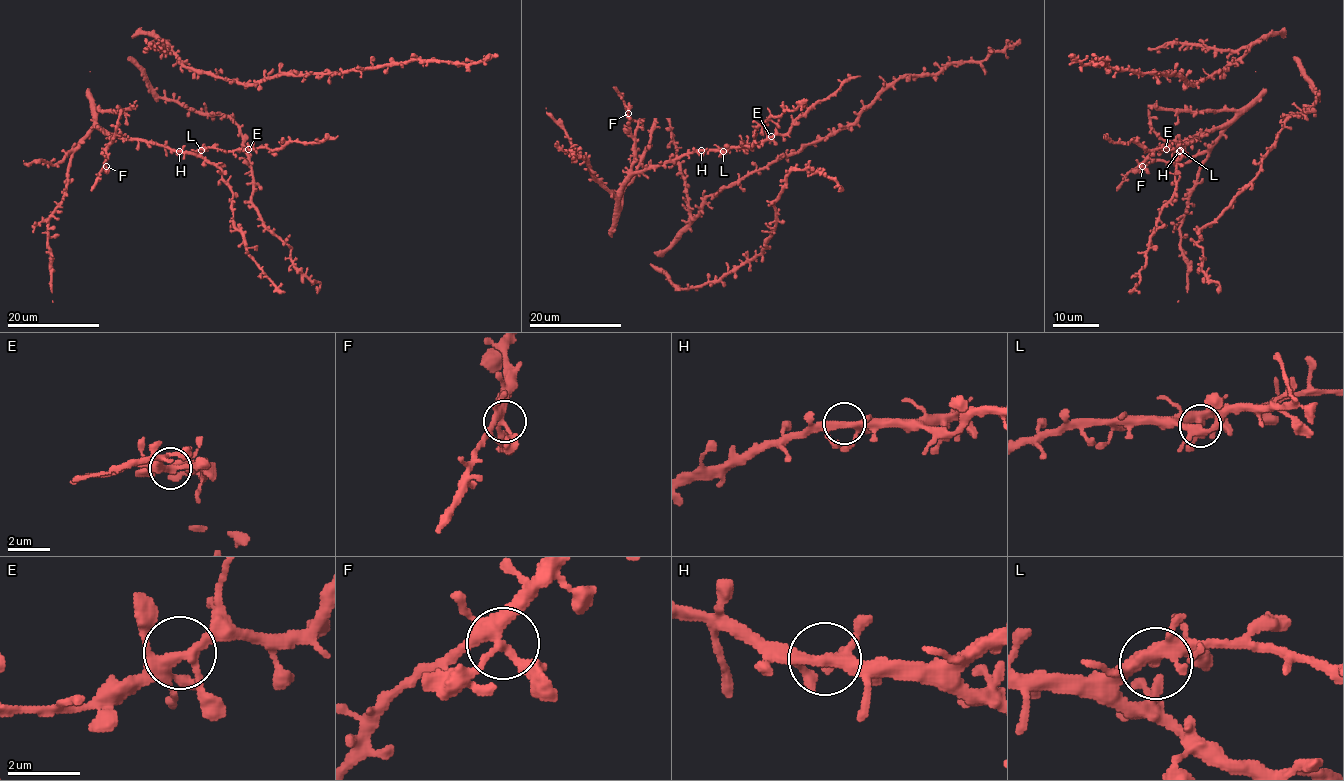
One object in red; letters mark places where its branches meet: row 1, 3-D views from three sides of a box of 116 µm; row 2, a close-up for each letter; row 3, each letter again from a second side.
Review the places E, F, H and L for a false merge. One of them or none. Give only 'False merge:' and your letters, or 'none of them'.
False merge: none of them

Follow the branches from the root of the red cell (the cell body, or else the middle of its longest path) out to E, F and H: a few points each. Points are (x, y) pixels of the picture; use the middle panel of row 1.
E: (629, 180), (618, 205), (624, 183), (635, 173), (656, 168), (695, 151), (721, 151), (762, 143), (771, 136)
F: (629, 180), (618, 205), (634, 154), (628, 113)
H: (629, 180), (618, 205), (622, 186), (633, 174), (701, 150)

